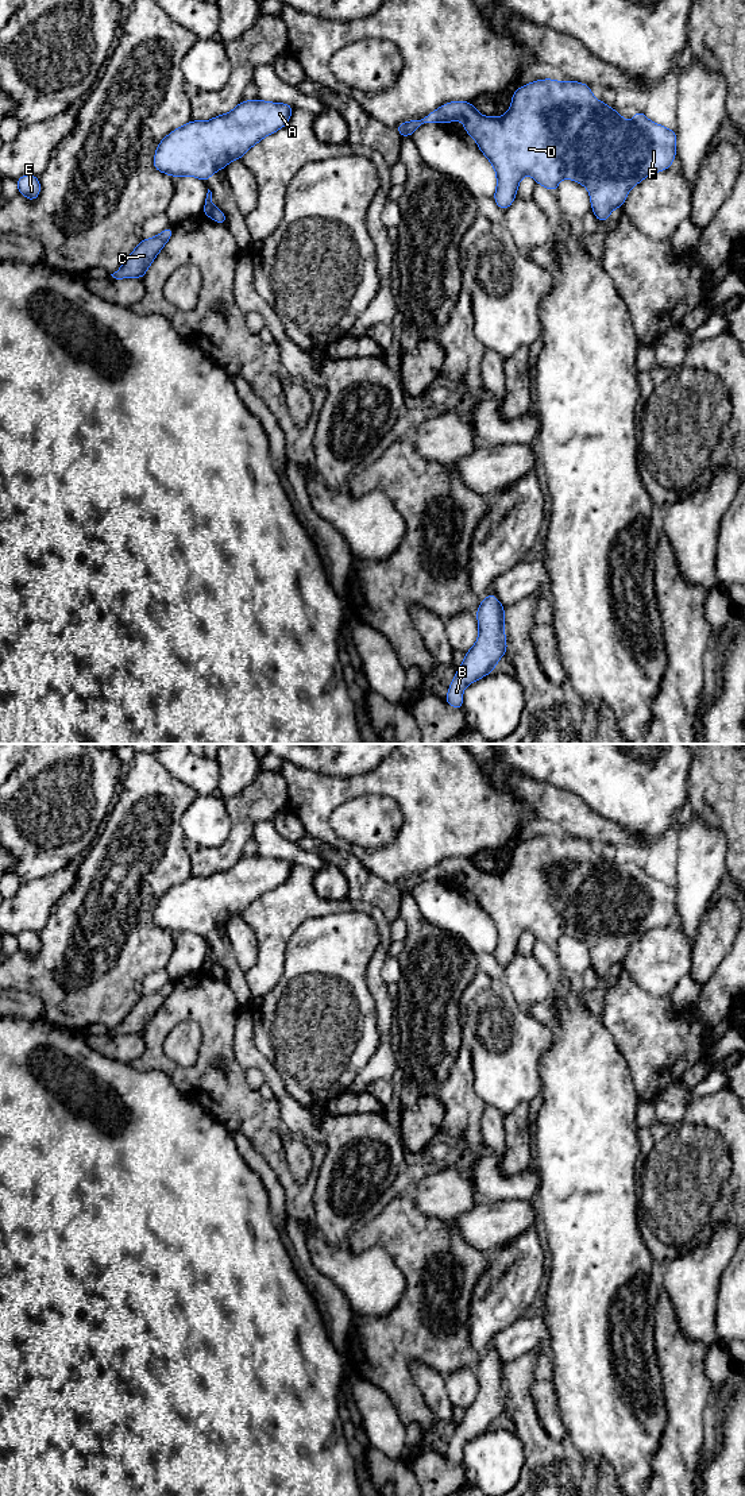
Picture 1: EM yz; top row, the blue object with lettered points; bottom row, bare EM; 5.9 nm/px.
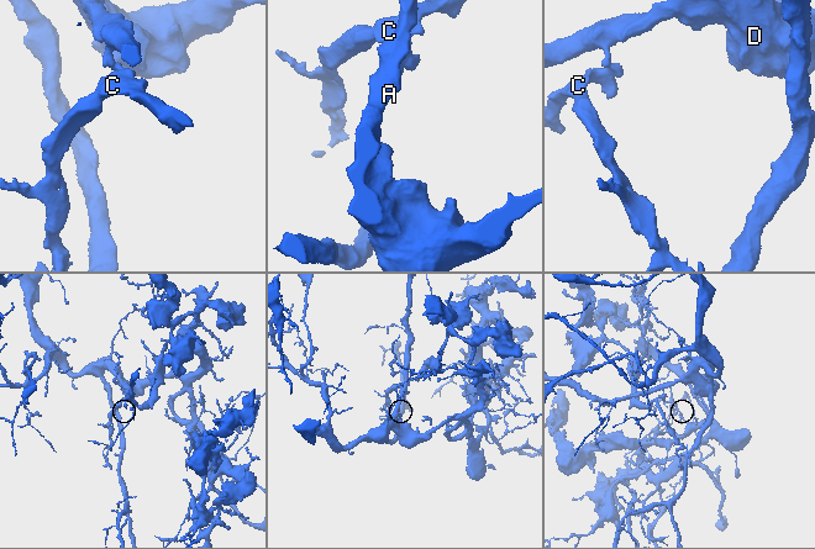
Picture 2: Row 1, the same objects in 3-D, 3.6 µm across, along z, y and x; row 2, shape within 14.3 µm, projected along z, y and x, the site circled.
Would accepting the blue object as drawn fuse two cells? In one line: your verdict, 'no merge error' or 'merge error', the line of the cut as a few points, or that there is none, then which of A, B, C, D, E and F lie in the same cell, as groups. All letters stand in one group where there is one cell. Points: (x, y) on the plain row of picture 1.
merge error; cut in yz along (213, 963), (209, 972); A B D E F / C

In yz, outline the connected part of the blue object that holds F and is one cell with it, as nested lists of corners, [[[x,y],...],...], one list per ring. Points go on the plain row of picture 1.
[[[545,834],[517,844],[512,851],[510,865],[499,874],[480,871],[470,857],[449,857],[422,875],[397,880],[395,886],[402,894],[406,894],[412,892],[422,880],[458,876],[464,878],[463,887],[474,894],[478,905],[494,922],[497,945],[493,955],[503,968],[513,960],[518,940],[525,930],[530,930],[536,940],[551,948],[556,948],[563,934],[571,934],[587,944],[591,967],[595,969],[598,979],[606,979],[613,965],[622,964],[629,946],[634,941],[638,941],[652,929],[668,926],[676,914],[676,886],[651,878],[641,865],[636,865],[633,878],[625,876],[618,867],[597,856],[592,852],[591,843],[574,836],[560,838]]]

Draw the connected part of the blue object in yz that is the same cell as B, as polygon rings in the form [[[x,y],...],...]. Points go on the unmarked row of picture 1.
[[[489,1349],[479,1358],[475,1368],[479,1383],[478,1396],[464,1410],[464,1418],[458,1423],[453,1437],[449,1439],[448,1450],[444,1453],[451,1464],[463,1468],[463,1446],[495,1427],[495,1420],[503,1410],[507,1410],[505,1365],[493,1349]]]

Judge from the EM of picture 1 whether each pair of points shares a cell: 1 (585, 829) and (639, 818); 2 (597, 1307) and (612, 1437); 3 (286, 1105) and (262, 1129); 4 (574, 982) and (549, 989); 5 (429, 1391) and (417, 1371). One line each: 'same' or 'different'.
1: different
2: same
3: different
4: different
5: same

